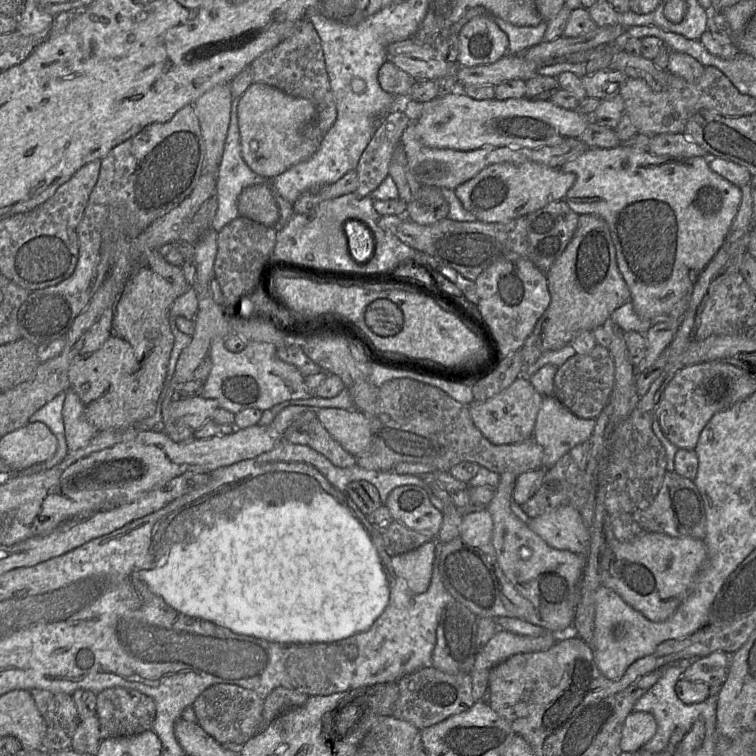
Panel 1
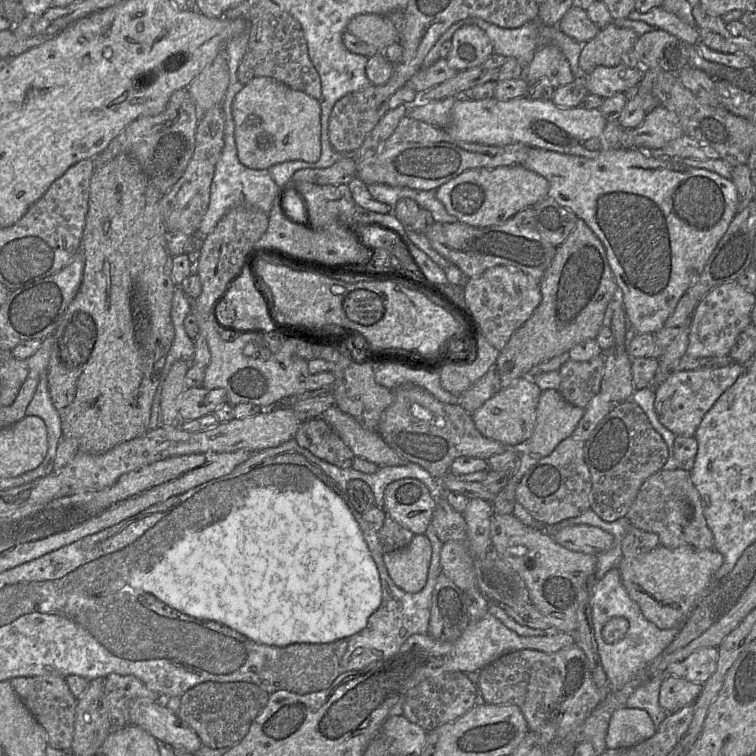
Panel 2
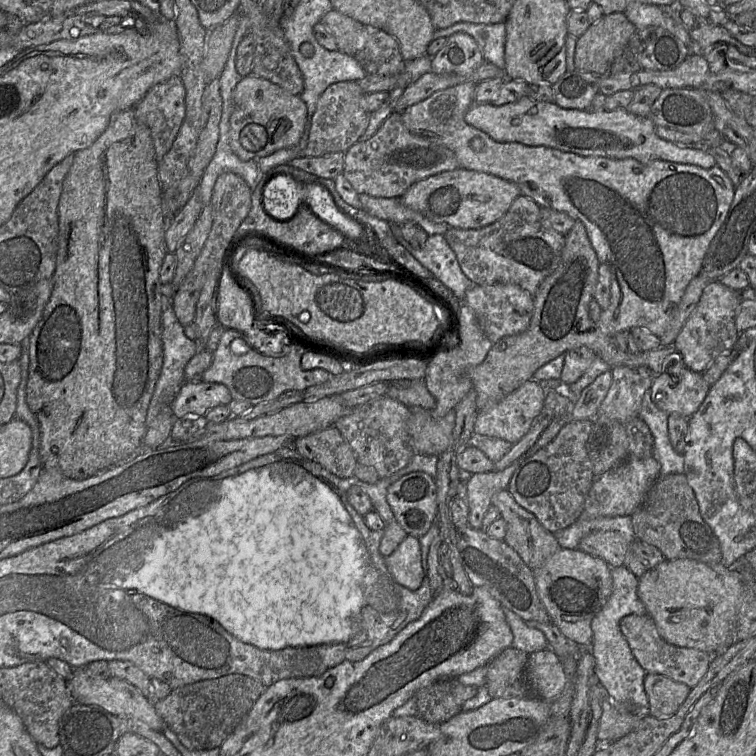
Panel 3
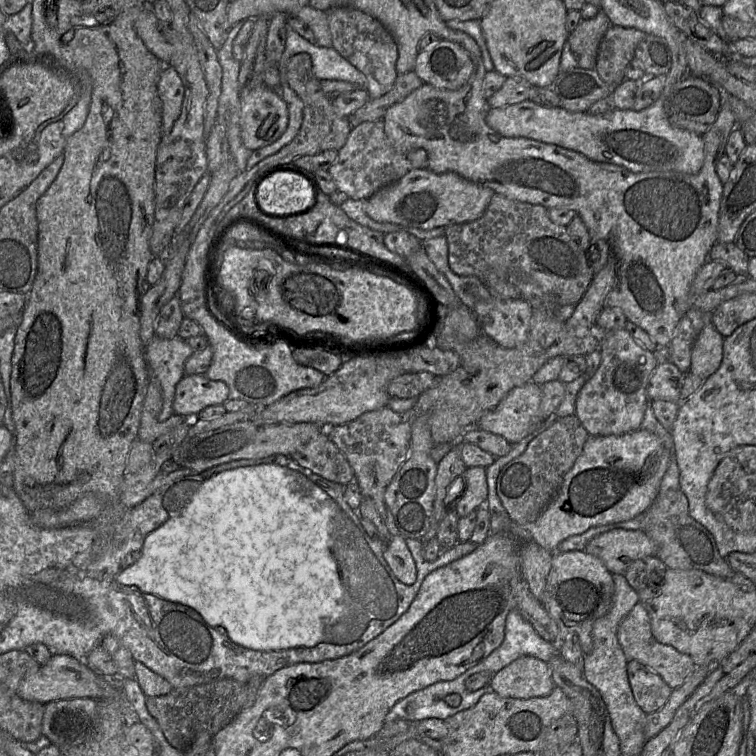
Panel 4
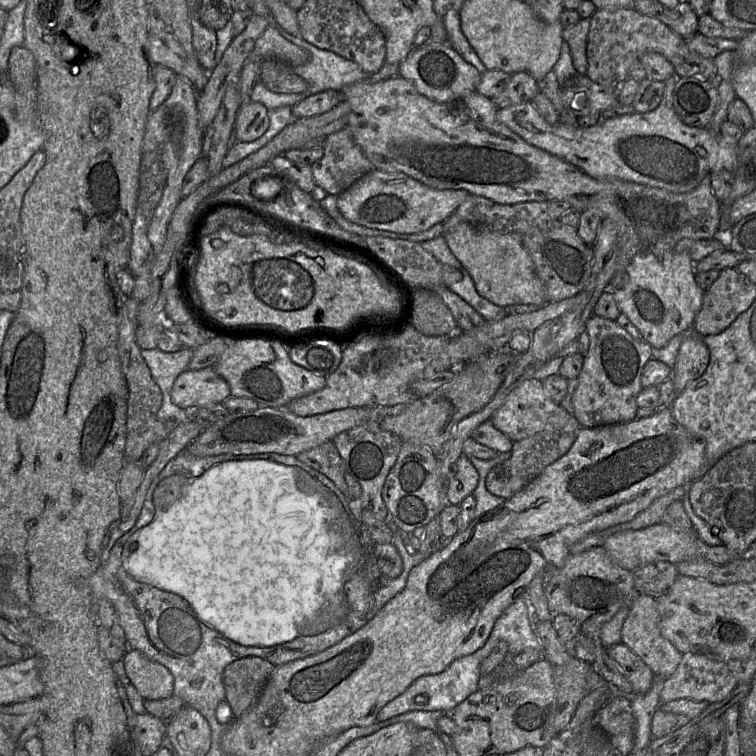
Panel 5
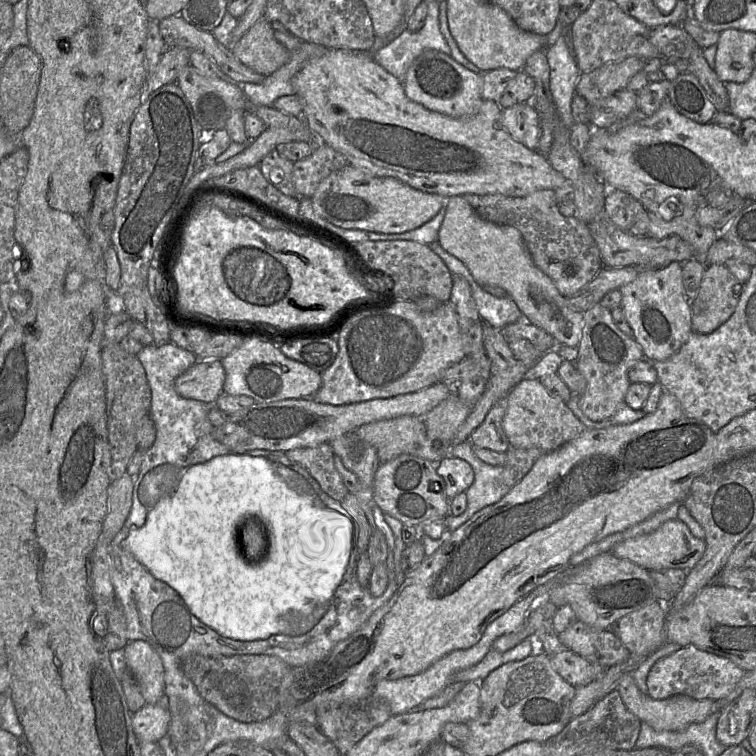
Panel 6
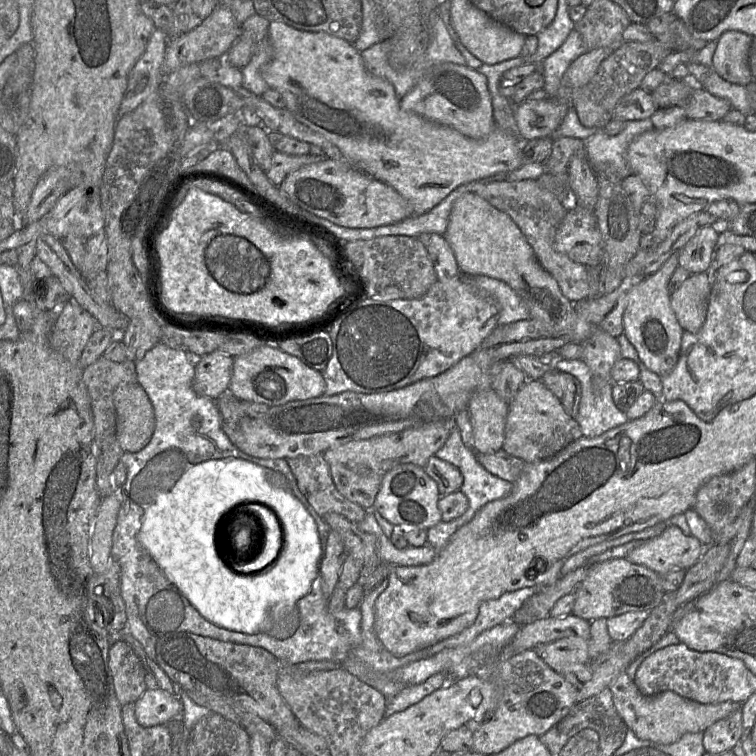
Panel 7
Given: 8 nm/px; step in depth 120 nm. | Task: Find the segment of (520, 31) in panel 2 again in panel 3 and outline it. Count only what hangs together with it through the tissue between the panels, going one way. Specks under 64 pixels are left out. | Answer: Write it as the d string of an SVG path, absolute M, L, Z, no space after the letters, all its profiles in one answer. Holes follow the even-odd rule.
M468 22L456 23L450 27L435 30L433 39L448 38L456 33L466 33L477 42L484 61L504 69L504 50L506 30L504 23L473 24Z

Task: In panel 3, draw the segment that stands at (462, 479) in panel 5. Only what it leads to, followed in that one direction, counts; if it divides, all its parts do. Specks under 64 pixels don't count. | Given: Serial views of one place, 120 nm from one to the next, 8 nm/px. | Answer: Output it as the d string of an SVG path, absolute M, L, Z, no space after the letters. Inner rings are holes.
M541 448L520 457L519 460L504 470L492 470L484 473L466 475L466 500L469 507L468 525L474 529L482 529L482 522L488 508L492 505L492 496L506 490L520 460L534 455Z

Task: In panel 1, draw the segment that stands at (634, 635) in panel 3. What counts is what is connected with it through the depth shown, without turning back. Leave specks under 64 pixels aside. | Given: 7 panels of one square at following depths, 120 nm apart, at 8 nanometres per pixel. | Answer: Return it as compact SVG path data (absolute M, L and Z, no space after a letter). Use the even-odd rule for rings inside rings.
M715 651L707 656L694 659L685 669L683 679L691 682L703 682L709 686L720 686L727 680L730 655Z

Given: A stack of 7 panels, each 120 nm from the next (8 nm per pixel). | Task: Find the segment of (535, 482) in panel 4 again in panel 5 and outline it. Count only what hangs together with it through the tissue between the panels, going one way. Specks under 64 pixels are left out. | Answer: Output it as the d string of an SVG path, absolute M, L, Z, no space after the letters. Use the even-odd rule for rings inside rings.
M542 432L513 443L508 460L493 468L486 477L486 488L494 496L509 499L536 479L544 469L566 454L576 439L574 432Z

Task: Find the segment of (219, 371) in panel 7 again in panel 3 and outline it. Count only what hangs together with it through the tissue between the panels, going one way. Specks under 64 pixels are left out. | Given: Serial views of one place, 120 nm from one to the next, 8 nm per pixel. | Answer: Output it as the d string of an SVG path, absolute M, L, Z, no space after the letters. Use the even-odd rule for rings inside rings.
M186 381L172 403L172 411L176 419L201 417L219 405L229 405L232 399L223 384Z

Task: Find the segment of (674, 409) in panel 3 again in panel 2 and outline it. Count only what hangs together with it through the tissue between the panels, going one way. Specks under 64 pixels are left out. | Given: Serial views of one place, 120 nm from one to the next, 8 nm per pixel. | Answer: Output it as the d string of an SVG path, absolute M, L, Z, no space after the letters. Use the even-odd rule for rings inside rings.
M734 362L724 367L701 368L673 373L664 382L654 386L654 406L658 420L676 436L695 436L704 415L712 408L723 392L736 382L744 370L745 366Z

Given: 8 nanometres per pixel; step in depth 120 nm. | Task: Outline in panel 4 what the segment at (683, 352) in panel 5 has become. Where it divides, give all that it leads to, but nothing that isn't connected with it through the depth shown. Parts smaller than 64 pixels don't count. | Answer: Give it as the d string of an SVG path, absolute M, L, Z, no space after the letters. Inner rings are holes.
M712 322L705 323L692 347L689 373L704 380L712 375L721 365L723 342Z

